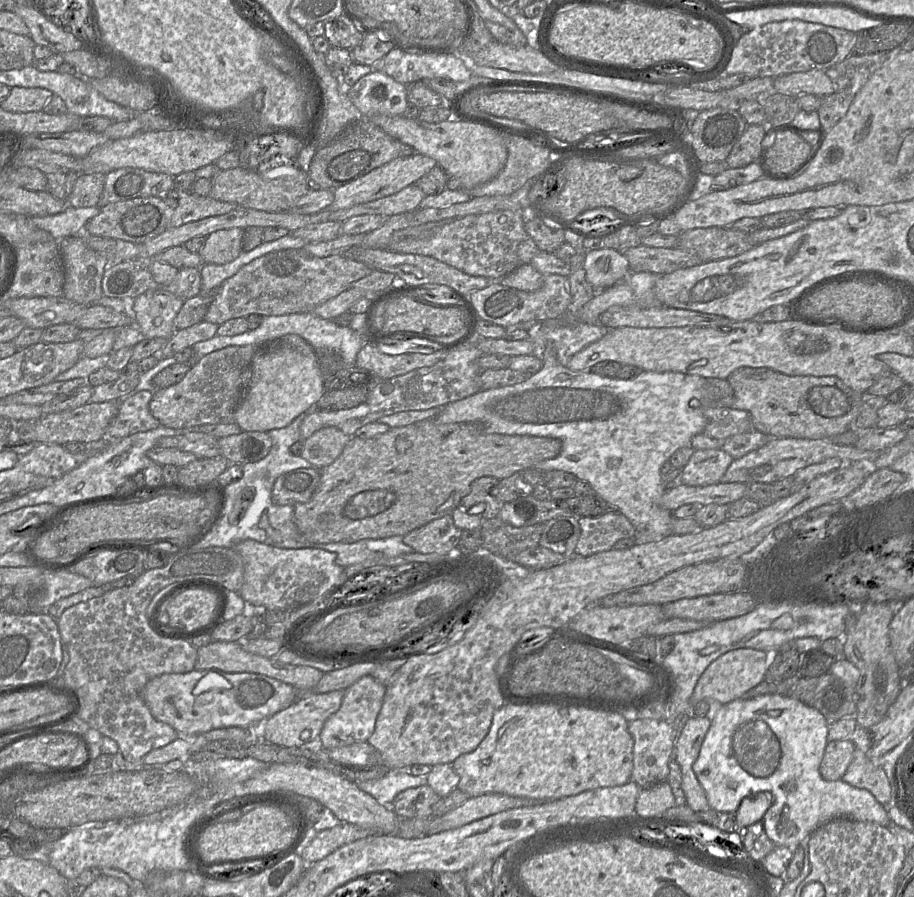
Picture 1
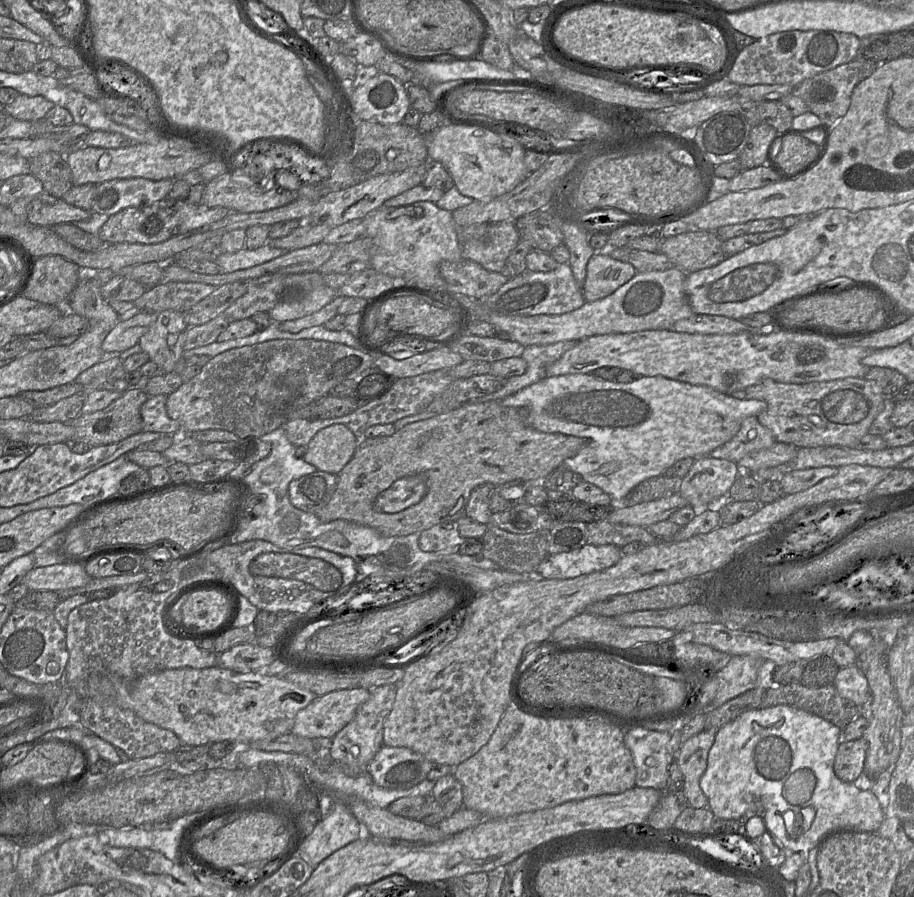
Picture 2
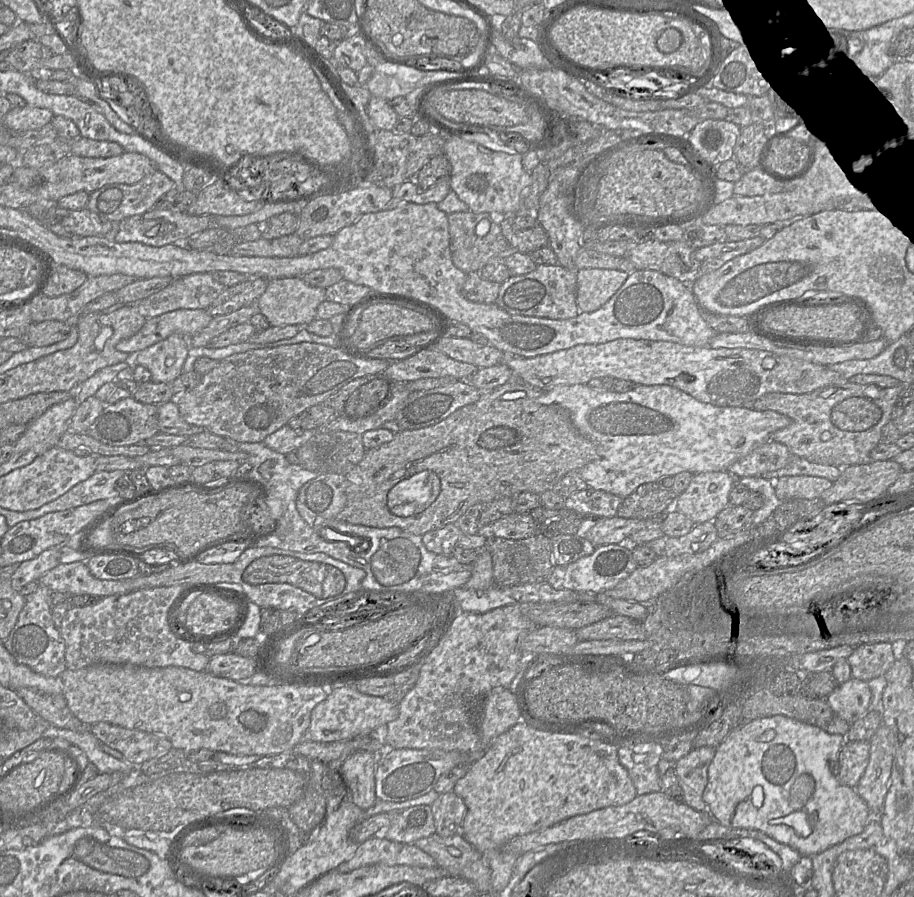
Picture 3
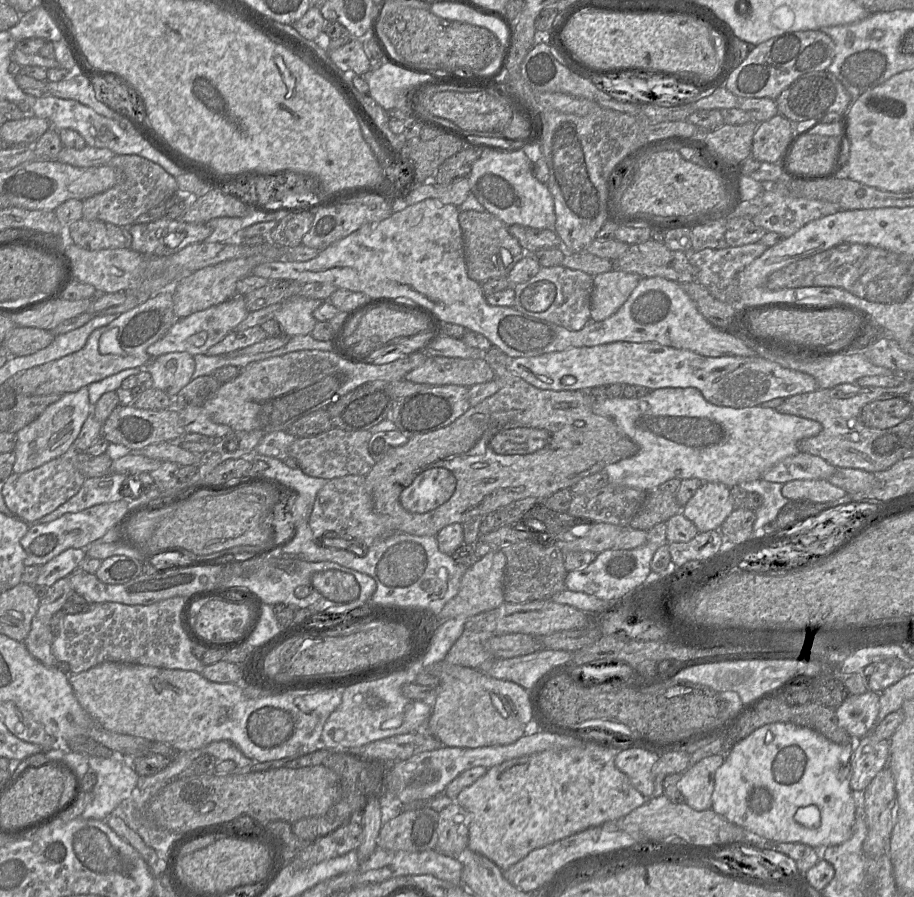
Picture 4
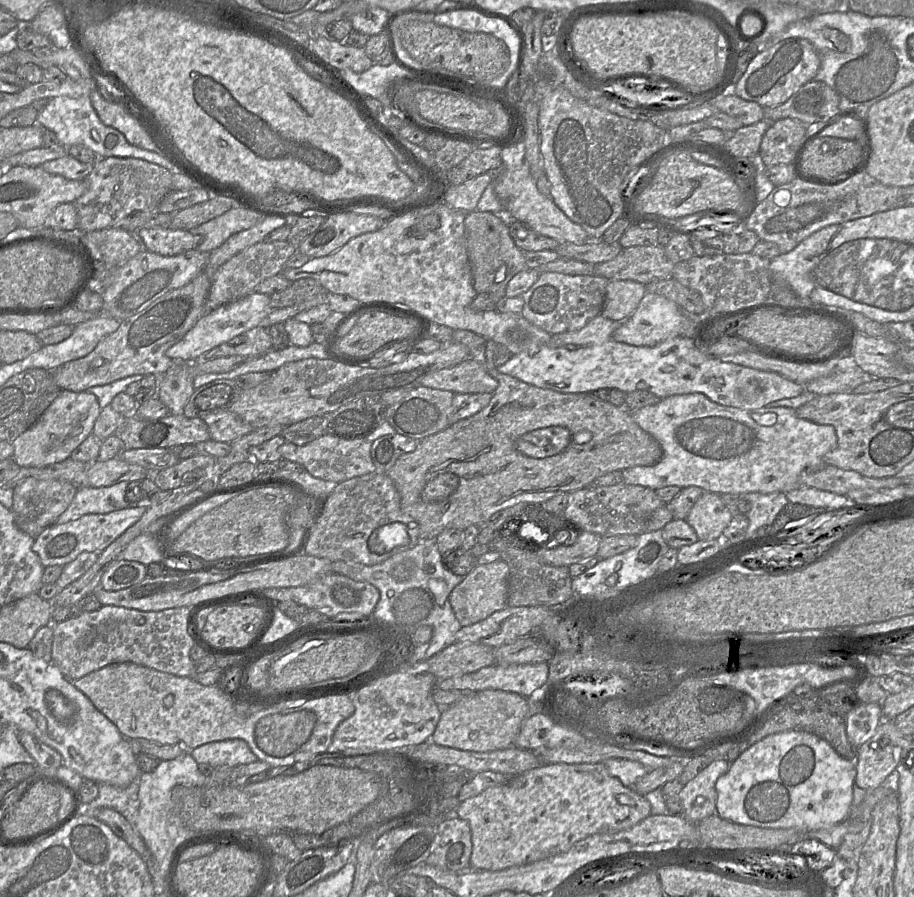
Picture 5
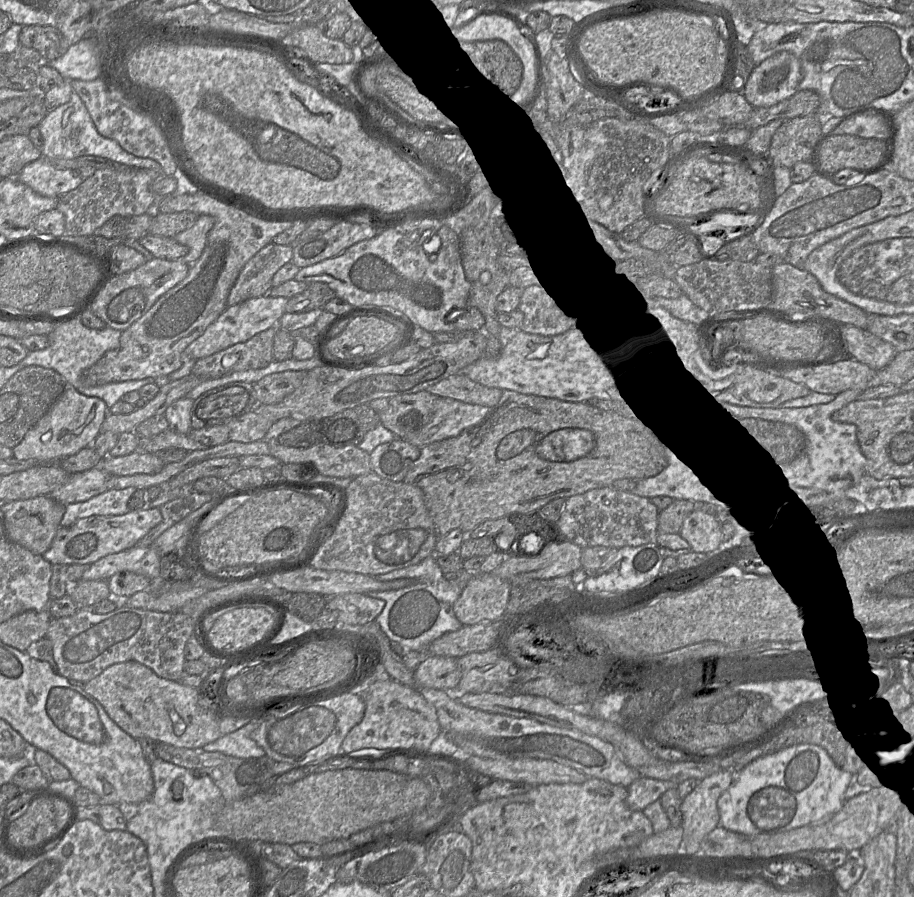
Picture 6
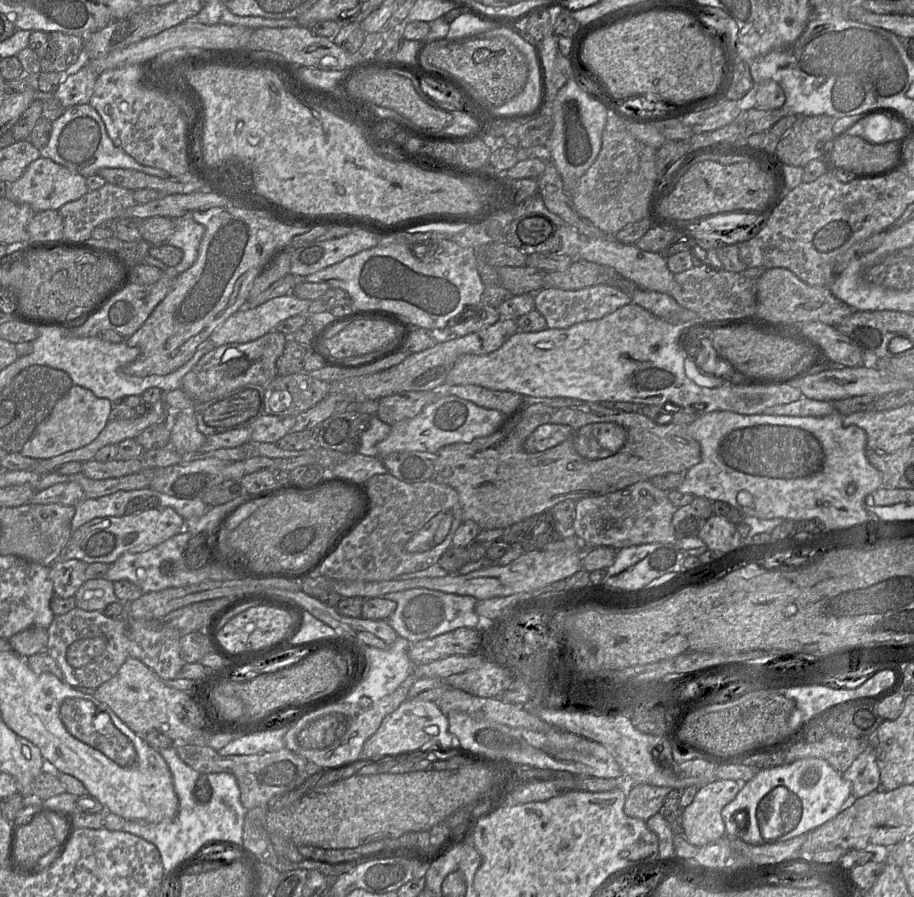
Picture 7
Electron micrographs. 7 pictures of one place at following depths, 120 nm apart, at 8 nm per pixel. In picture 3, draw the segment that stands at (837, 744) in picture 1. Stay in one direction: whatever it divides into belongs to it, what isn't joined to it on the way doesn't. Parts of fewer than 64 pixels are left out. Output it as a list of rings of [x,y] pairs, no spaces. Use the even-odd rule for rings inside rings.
[[[847,741],[838,756],[838,780],[845,786],[856,788],[870,759],[868,741]]]

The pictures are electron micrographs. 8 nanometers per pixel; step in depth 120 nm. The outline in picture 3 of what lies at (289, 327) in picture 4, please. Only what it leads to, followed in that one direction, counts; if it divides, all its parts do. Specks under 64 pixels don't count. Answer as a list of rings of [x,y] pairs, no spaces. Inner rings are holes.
[[[302,277],[277,278],[269,280],[258,307],[270,326],[307,327],[317,318],[318,306],[326,300],[326,289],[311,286]]]

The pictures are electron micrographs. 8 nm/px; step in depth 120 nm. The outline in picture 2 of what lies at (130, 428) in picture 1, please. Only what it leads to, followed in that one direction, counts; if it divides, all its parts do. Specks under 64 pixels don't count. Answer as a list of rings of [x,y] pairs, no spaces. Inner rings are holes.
[[[148,395],[141,407],[141,417],[142,431],[180,435],[179,424],[167,414],[166,395]]]

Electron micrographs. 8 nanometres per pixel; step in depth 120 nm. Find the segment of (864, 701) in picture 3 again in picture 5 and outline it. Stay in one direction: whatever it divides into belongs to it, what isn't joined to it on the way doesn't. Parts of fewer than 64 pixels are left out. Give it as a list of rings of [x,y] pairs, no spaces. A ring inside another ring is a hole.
[[[861,702],[844,717],[844,720],[848,740],[855,748],[872,738],[879,724],[884,721],[880,704]]]

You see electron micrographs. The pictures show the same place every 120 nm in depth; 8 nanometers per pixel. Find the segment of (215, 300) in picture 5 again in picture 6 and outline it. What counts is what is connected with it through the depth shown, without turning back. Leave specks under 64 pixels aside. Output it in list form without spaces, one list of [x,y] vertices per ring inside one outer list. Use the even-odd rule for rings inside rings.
[[[271,242],[260,249],[242,268],[232,286],[227,305],[239,304],[247,299],[267,295],[275,273],[291,262],[293,247]]]

